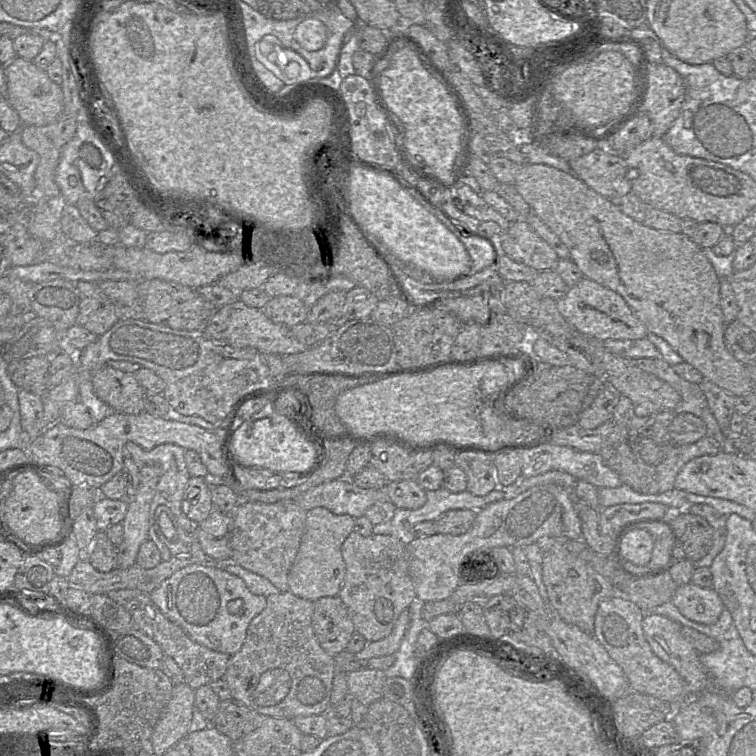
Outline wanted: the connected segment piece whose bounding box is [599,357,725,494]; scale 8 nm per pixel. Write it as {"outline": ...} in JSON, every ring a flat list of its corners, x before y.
{"outline":[[660,357,631,360,643,371,668,383,680,394,681,400,672,410,639,417,634,412,631,400,626,396,619,395,618,402,613,410,612,420,625,427,626,438,618,445,606,445,599,454,604,463,618,474,623,484,628,485,640,494,661,494,675,488,676,476,687,462,696,457,714,455,723,451,725,435,709,408,700,384,688,382,680,377,672,366]]}

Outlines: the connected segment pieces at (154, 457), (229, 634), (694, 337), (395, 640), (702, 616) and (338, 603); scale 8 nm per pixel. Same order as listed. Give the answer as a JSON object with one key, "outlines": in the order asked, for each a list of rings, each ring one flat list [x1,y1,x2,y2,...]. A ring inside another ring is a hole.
{"outlines":[[[133,442,125,444,125,450,128,455,138,464,143,466,146,464,158,465,160,467,160,479,156,486,155,495,150,504,150,511,148,516,148,538,153,541,160,551,162,561,168,561,171,553,168,548,159,540,154,530,155,511,159,505,166,505,174,513,179,525,184,530,195,530,195,523,190,520,182,511,182,500,184,498,185,489,190,479,185,461,185,449,175,444,161,444,151,450,144,450,139,445]],[[198,564,188,565,173,573,150,593,150,597,160,611,170,621,178,625,193,641,213,651,230,656,241,649,251,620,264,610,267,603,265,596,250,592,245,582,238,576,222,569],[236,599,243,601,243,610,239,615,231,614,227,607,231,601]],[[527,163,519,166,514,187,531,211,565,244,570,252,570,259,585,278,621,295,648,332,664,339,704,379,735,397,755,391,746,365,739,362,725,346,719,277,702,248,683,233,659,231,630,218,574,174,567,174,544,164]],[[408,609,400,614,393,631,386,638,375,642,368,642,358,653,354,654,357,659,371,659,387,655,394,655,407,632,410,623]],[[692,583,677,586,671,601,683,616,704,625,716,623,724,609,713,588,702,588]],[[338,595,314,602,312,627,320,646,331,656,346,650,355,633,347,608]]]}

